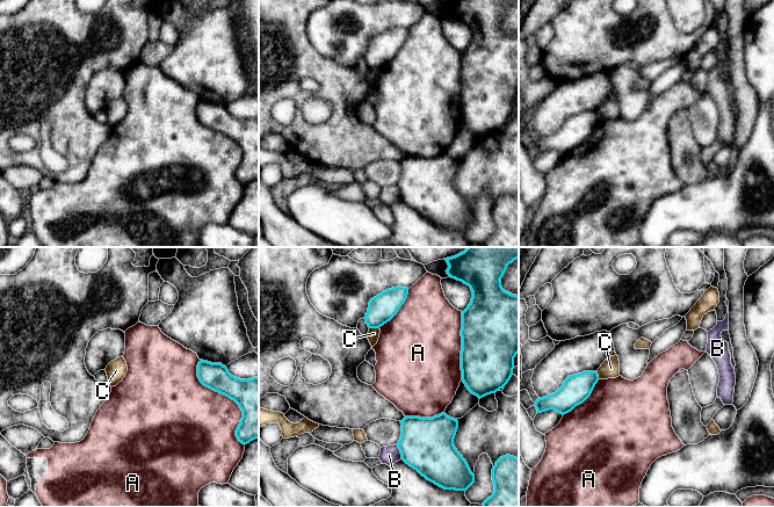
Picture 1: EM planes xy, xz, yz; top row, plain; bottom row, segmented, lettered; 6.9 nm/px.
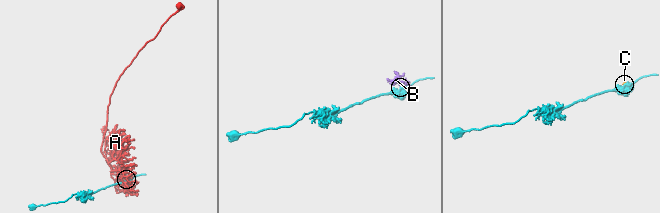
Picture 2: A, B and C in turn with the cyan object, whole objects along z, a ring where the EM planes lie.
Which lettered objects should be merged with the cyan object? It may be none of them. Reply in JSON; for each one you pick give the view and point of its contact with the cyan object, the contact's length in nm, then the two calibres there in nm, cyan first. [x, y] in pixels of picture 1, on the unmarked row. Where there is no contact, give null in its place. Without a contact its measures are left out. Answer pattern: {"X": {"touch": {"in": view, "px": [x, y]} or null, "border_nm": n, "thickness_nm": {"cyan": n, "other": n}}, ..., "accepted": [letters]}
{"accepted": []}

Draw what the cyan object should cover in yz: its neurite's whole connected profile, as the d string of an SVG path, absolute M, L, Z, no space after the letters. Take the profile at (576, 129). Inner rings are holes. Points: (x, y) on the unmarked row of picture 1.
M584 111L569 116L555 133L535 142L537 153L555 150L564 155L571 152L591 136L598 121L596 111Z

